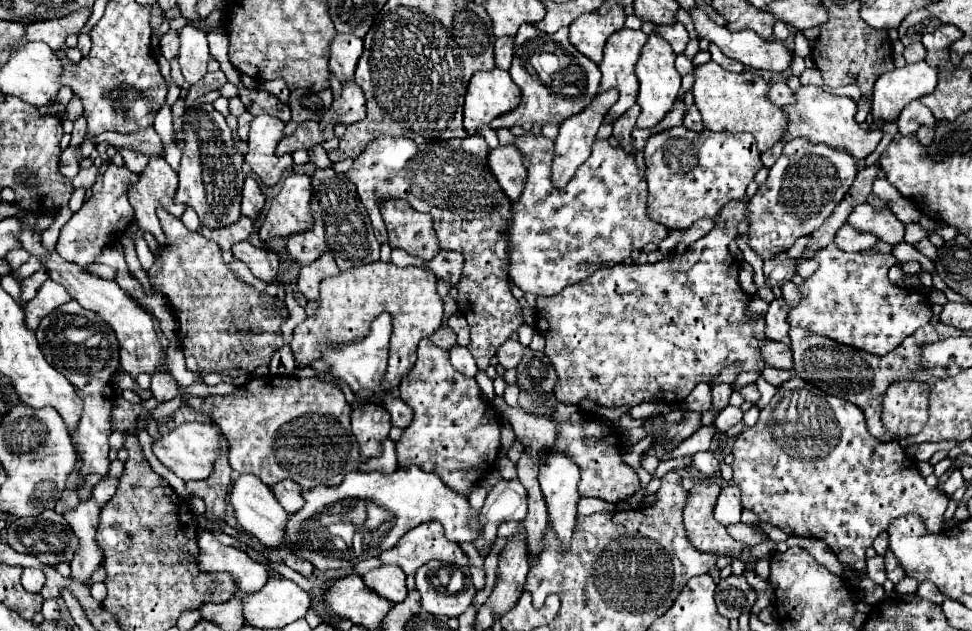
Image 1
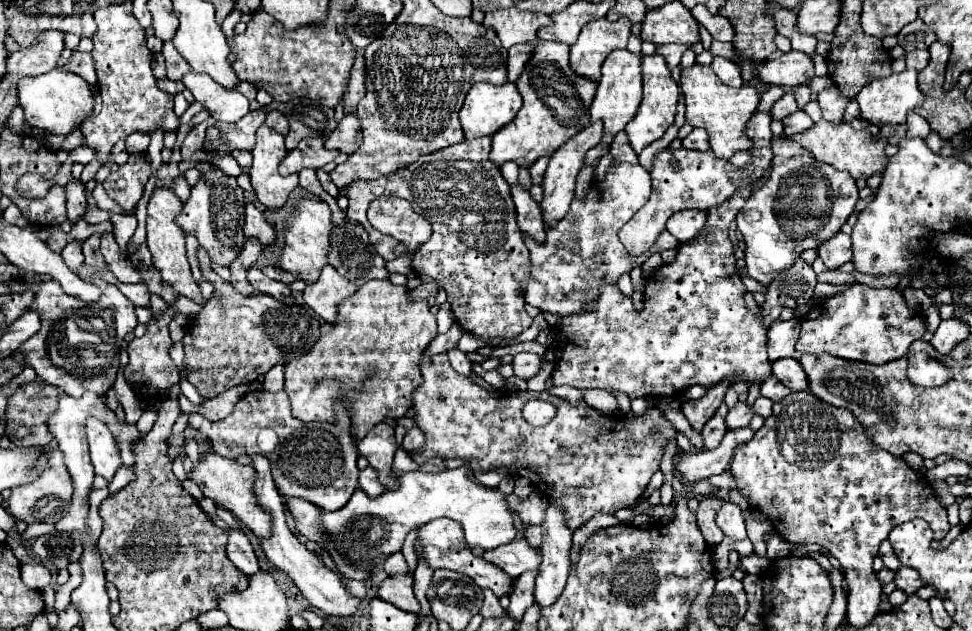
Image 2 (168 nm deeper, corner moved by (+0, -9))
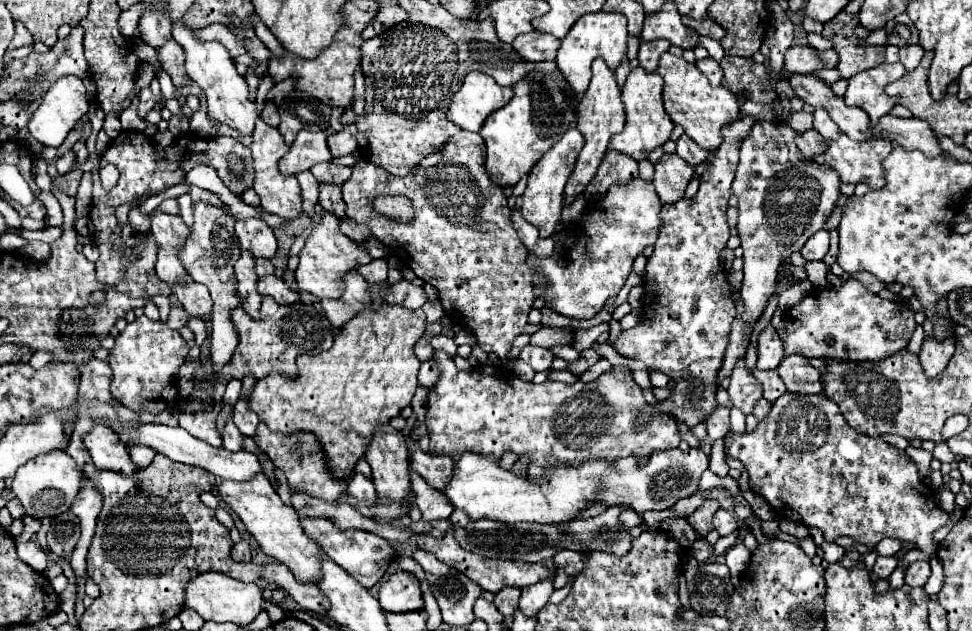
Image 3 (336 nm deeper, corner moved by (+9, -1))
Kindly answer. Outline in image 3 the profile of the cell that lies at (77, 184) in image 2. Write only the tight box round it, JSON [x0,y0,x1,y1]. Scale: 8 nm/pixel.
[55,150,75,174]

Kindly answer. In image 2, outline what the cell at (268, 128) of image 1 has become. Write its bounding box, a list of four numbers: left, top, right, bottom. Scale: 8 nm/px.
[250,124,298,210]

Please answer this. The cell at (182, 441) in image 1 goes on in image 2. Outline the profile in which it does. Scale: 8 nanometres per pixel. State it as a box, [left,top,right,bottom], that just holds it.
[190,452,270,538]

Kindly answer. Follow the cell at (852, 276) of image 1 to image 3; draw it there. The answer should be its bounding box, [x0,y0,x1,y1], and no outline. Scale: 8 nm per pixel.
[783,278,916,360]

